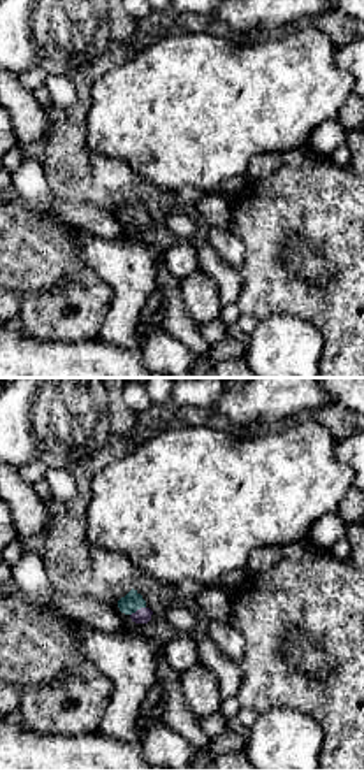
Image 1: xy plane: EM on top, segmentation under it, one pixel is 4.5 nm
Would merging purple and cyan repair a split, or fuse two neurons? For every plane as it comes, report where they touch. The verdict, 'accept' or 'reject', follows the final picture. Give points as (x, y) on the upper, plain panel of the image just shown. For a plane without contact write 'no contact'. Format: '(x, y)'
(138, 216)

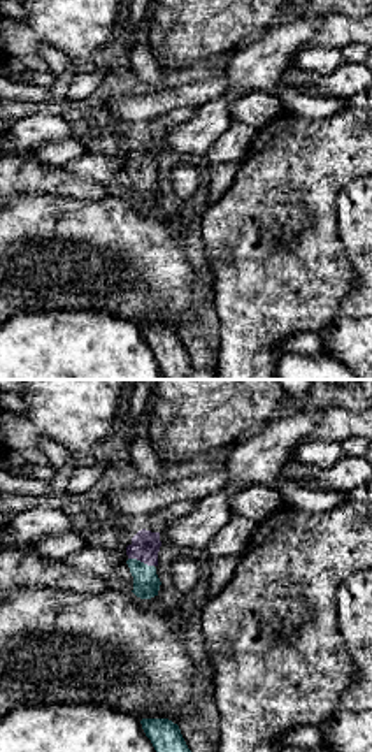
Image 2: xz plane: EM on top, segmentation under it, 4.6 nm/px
(141, 167)

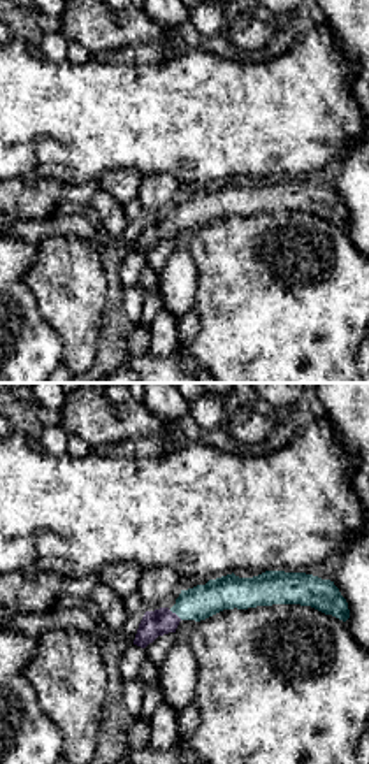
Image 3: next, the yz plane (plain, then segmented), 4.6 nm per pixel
(174, 220)

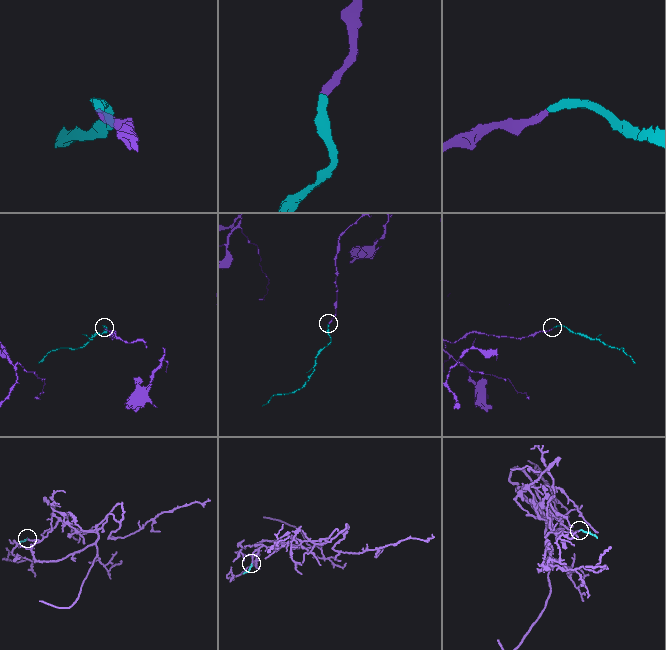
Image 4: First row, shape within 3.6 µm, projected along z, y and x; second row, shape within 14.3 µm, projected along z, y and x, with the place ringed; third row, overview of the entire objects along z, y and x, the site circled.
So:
accept

